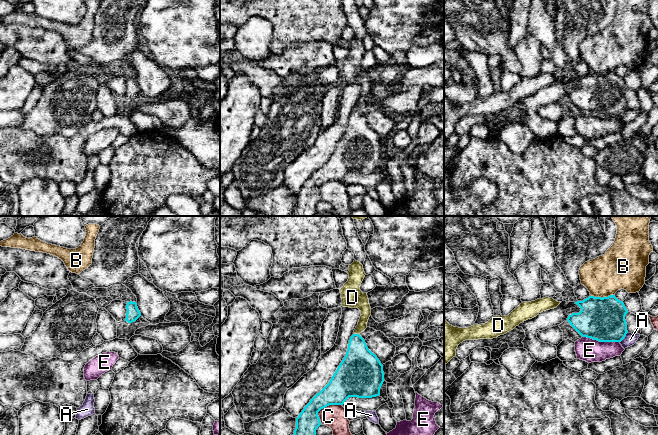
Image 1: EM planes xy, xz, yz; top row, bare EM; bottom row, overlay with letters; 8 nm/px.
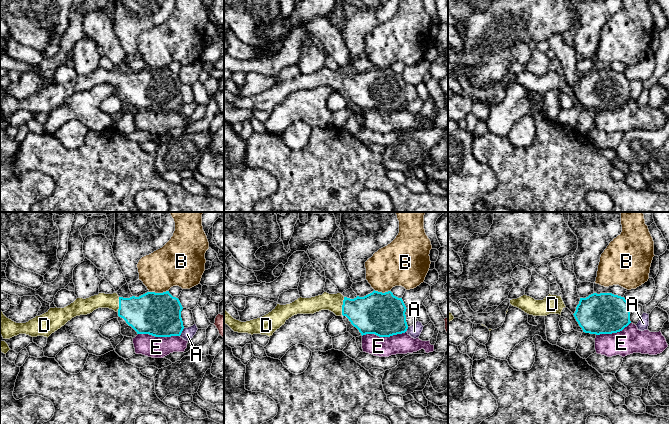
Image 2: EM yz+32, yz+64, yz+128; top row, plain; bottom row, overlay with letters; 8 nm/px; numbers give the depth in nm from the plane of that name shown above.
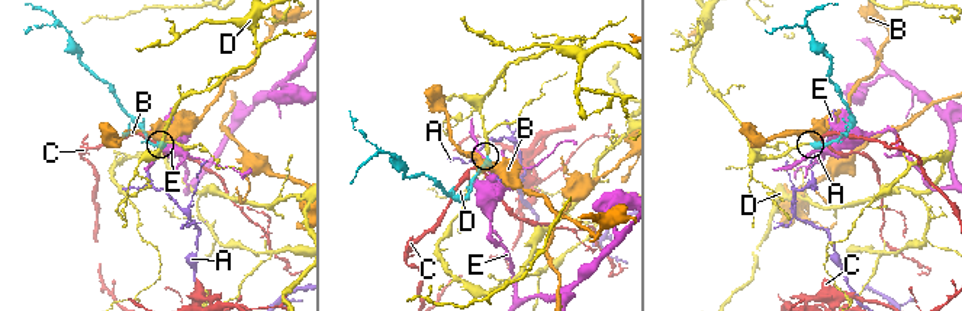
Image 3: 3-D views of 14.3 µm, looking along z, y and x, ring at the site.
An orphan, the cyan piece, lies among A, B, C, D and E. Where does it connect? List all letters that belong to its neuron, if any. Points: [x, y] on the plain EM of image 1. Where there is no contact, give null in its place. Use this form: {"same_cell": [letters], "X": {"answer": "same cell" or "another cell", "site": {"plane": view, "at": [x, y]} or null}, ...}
{"same_cell": ["D"], "A": {"answer": "another cell", "site": {"plane": "yz", "at": [624, 113]}}, "B": {"answer": "another cell", "site": {"plane": "yz", "at": [603, 73]}}, "C": {"answer": "another cell", "site": {"plane": "xz", "at": [324, 183]}}, "D": {"answer": "same cell", "site": {"plane": "xz", "at": [356, 110]}}, "E": {"answer": "another cell", "site": {"plane": "yz", "at": [601, 117]}}}

